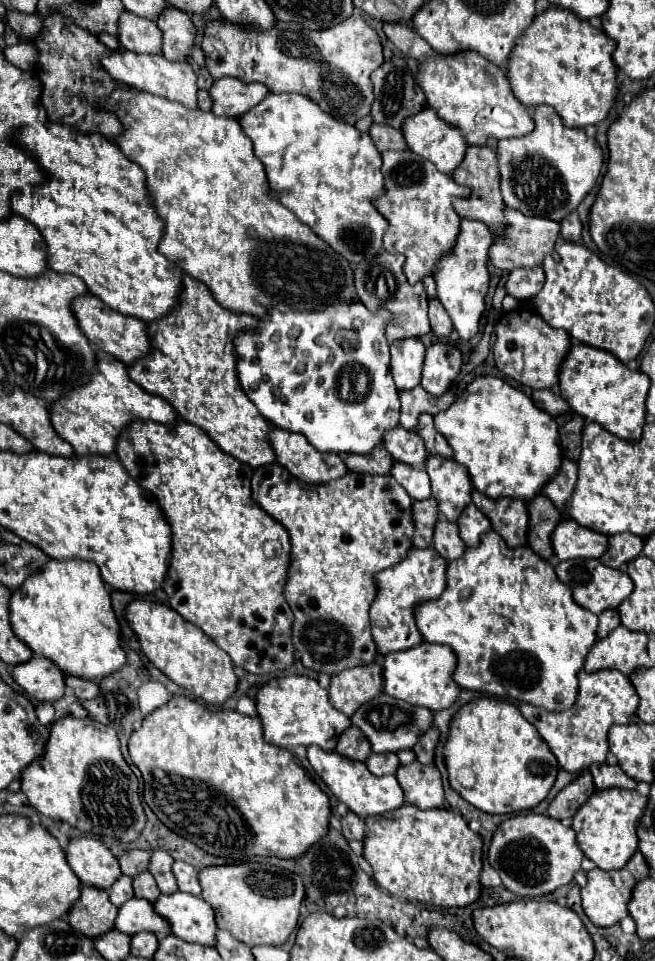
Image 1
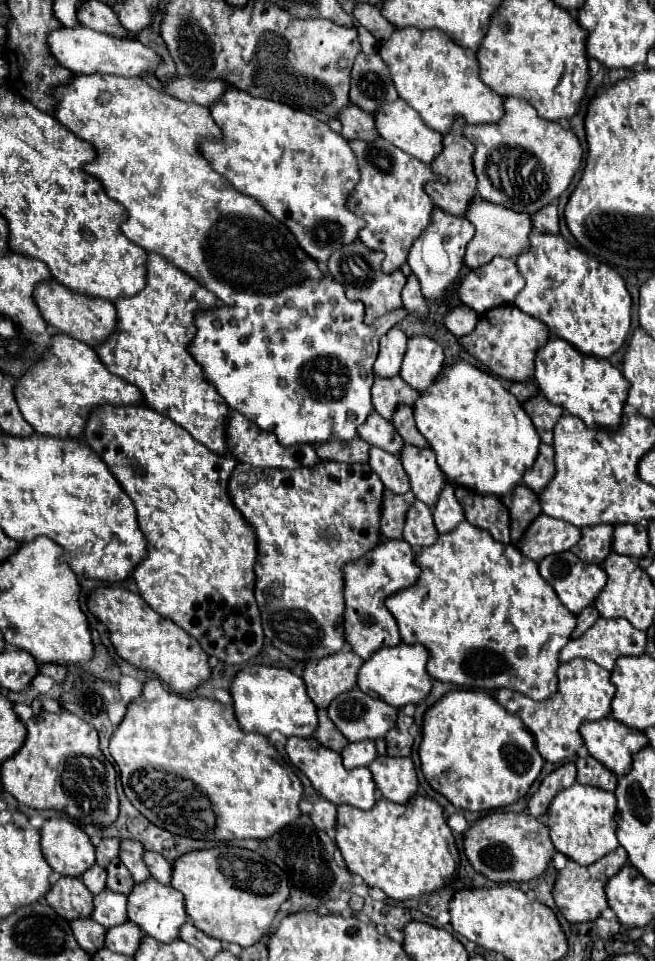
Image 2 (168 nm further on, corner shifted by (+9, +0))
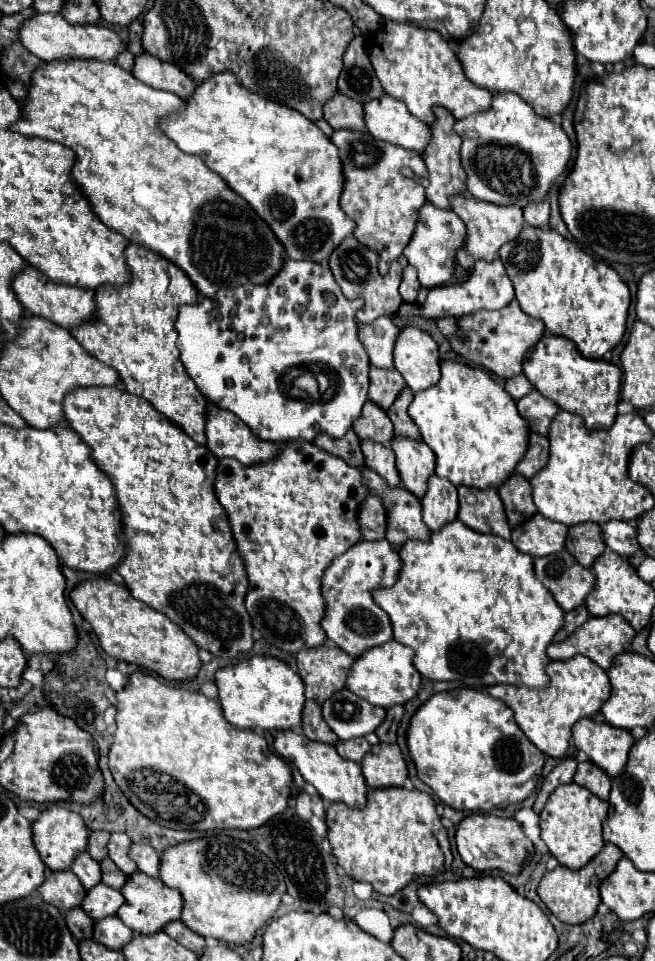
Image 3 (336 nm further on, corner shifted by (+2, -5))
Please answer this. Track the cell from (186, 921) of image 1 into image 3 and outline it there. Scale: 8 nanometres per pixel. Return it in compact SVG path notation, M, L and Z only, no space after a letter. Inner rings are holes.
M132 872L132 876L126 876L126 884L122 886L124 904L120 906L120 912L116 914L132 932L136 934L154 934L164 928L164 924L180 918L182 898L180 892L174 888L168 888L158 878L144 876L144 872Z

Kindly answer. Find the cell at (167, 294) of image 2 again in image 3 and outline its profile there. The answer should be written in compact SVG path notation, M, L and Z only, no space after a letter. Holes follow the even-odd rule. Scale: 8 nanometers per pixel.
M128 242L124 256L128 256L128 268L132 268L132 282L122 288L100 288L100 292L94 292L94 314L80 326L70 328L70 332L84 350L118 372L130 394L148 400L192 440L204 446L206 398L184 372L174 330L178 306L194 304L200 294L176 264L164 260L150 248Z

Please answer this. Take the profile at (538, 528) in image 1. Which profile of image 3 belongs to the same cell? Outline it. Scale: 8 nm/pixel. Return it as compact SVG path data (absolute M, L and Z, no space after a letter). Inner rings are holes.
M514 472L500 488L500 498L506 506L506 516L508 524L516 528L524 518L530 518L536 512L536 506L532 504L532 488L530 482Z

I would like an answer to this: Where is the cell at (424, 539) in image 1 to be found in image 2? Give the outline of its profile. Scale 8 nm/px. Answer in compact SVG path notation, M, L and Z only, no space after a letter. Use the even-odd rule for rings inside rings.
M385 491L383 499L383 519L381 519L381 535L387 539L403 539L405 527L405 511L409 503L415 501L415 495L409 491L407 495L395 495Z

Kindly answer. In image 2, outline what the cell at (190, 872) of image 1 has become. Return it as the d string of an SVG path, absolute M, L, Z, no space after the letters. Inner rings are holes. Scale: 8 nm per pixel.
M147 851L145 853L145 863L151 871L151 875L163 883L163 885L171 885L171 877L173 877L173 865L163 857L163 855L157 855L153 851Z

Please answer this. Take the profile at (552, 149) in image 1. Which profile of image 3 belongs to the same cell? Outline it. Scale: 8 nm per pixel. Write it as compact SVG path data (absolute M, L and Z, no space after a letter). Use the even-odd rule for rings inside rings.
M494 92L488 110L462 118L454 124L462 138L460 162L466 172L466 190L492 204L526 206L534 200L544 200L550 184L568 170L572 142L560 124L536 116L514 92Z

